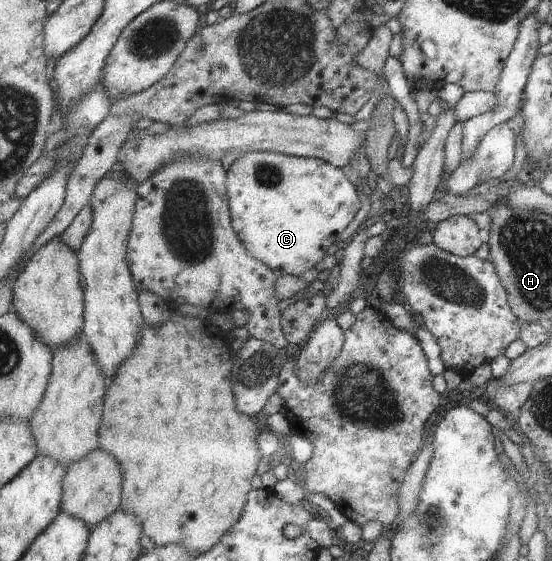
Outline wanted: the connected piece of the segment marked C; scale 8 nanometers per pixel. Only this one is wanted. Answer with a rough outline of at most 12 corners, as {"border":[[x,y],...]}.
{"border":[[236,157],[233,227],[251,254],[300,277],[362,208],[318,158]]}

